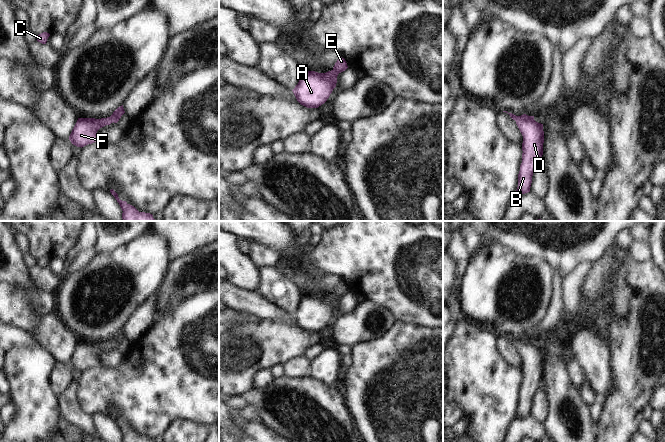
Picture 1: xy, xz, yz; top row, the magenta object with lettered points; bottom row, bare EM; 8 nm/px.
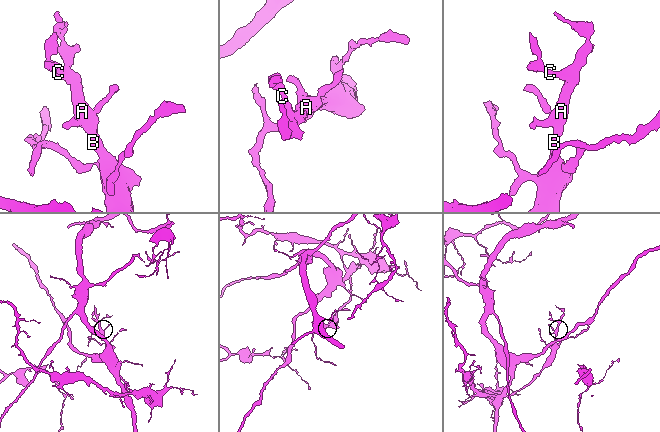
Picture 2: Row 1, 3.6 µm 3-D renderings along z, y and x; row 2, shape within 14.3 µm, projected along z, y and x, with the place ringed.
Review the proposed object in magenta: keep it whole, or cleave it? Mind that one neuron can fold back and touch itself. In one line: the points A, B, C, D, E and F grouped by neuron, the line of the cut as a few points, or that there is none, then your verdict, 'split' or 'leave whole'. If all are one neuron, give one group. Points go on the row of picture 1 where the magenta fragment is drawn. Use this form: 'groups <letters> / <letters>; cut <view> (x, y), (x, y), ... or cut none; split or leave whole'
groups A B C D E F; cut none; leave whole

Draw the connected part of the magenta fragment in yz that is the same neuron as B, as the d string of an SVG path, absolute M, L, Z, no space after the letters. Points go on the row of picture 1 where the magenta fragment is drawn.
M508 114L516 121L523 136L522 163L518 174L516 192L518 194L525 194L530 192L533 173L542 161L544 143L543 124L536 122L534 116Z

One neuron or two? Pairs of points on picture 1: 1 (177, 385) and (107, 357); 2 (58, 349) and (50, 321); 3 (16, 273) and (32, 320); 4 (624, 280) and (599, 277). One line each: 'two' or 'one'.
1: two
2: one
3: two
4: two

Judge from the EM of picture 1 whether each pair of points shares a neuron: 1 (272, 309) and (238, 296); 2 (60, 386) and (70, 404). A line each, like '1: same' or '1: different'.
1: same
2: different

